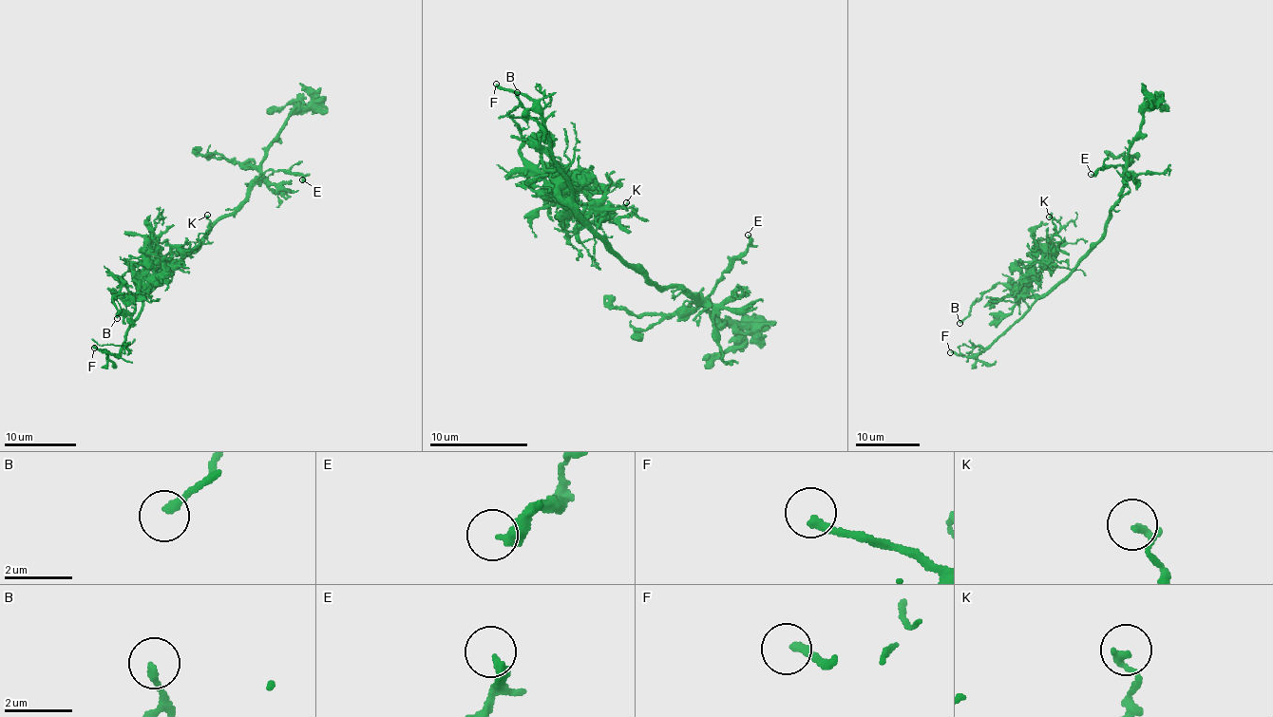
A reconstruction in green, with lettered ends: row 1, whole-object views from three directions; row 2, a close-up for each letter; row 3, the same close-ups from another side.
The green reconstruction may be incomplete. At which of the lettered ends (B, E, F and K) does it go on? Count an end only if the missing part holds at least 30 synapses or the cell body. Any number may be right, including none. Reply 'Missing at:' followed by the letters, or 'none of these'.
Missing at: F

